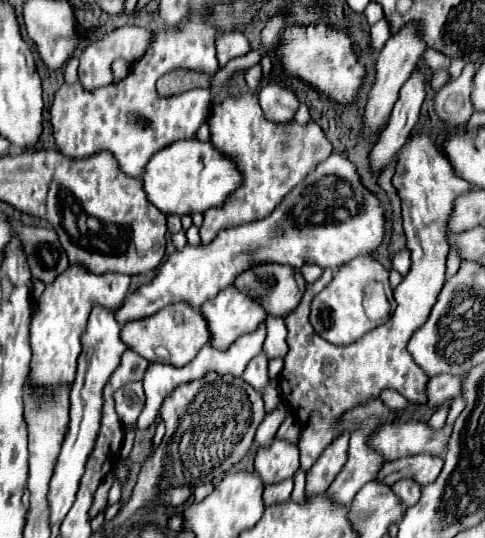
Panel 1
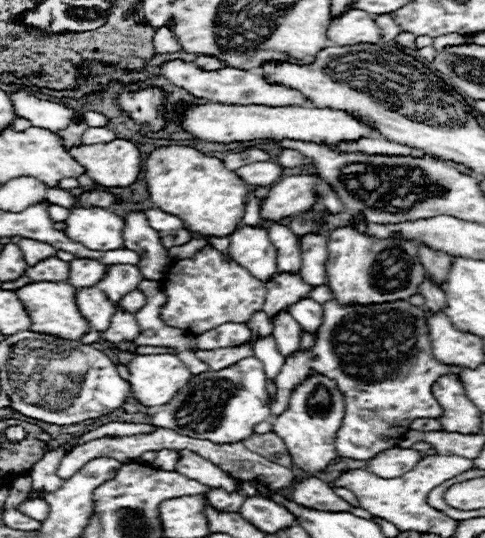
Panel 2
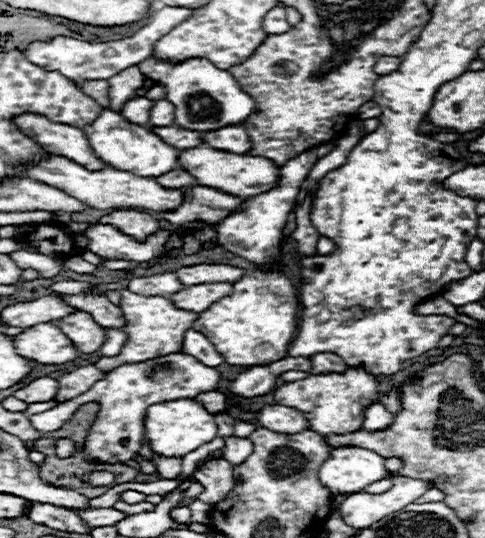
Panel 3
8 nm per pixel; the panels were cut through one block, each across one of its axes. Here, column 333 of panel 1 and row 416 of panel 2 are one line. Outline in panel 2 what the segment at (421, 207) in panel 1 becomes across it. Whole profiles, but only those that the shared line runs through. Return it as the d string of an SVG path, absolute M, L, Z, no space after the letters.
M330 300L324 304L324 322L316 334L316 346L308 352L300 350L284 362L282 372L276 378L278 398L272 402L270 414L280 416L284 412L294 388L306 382L306 376L314 372L330 376L344 396L344 420L336 436L336 452L342 458L372 460L378 452L398 446L398 440L410 430L412 420L442 416L444 410L432 394L432 384L440 376L452 372L434 358L430 348L432 344L428 336L426 314L420 306L412 306L402 300L372 306L340 306L336 300Z

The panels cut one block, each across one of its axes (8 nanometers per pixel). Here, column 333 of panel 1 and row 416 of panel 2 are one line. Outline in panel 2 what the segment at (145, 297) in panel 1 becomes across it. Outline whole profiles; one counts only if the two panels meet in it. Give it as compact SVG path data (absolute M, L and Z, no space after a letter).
M244 358L218 372L202 372L182 386L162 412L154 414L152 424L182 432L184 436L210 440L214 444L244 442L254 434L254 426L268 420L270 402L266 394L266 372L258 358Z

